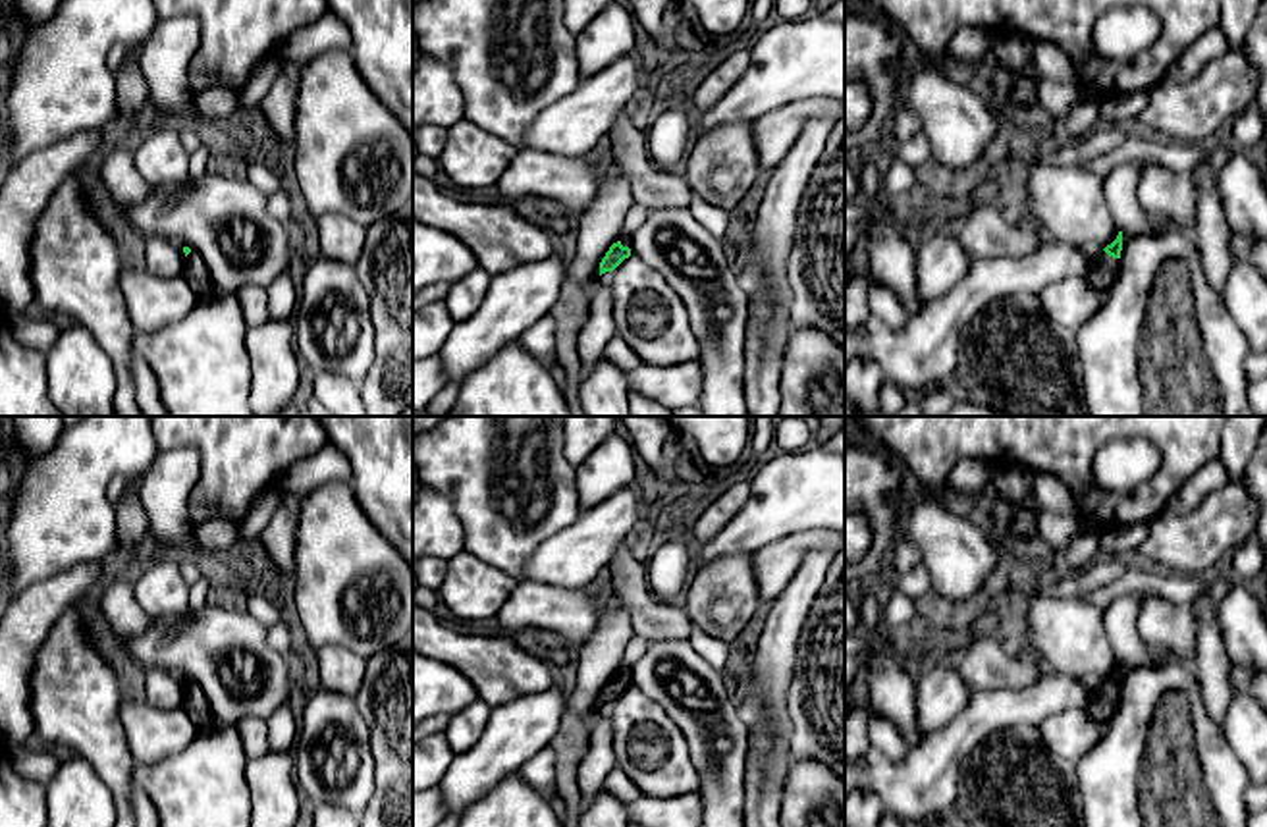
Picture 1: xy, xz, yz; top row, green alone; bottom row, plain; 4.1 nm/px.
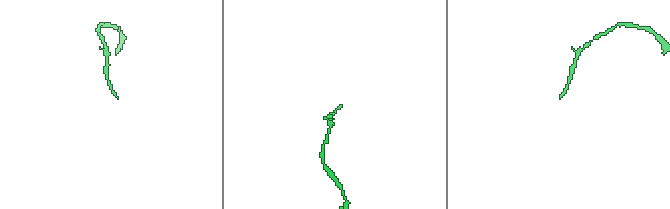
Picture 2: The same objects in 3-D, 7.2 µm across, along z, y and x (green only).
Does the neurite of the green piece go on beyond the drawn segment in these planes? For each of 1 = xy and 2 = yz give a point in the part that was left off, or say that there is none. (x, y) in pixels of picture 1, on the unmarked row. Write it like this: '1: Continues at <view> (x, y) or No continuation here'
1: Continues at xy (195, 704)
2: Continues at yz (1104, 704)

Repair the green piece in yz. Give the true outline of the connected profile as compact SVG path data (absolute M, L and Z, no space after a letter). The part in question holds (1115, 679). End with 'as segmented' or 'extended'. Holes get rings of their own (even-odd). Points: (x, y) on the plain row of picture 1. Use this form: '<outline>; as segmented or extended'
M1122 663L1103 682L1097 682L1090 707L1086 709L1095 721L1111 719L1119 707L1119 690L1122 682Z; extended

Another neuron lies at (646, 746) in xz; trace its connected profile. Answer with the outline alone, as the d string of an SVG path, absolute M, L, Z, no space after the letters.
M631 686L609 706L617 767L642 794L675 798L698 792L700 775L687 742L654 700Z

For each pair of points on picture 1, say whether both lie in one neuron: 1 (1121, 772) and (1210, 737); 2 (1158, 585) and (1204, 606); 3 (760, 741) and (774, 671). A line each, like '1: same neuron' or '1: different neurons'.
1: same neuron
2: different neurons
3: same neuron

